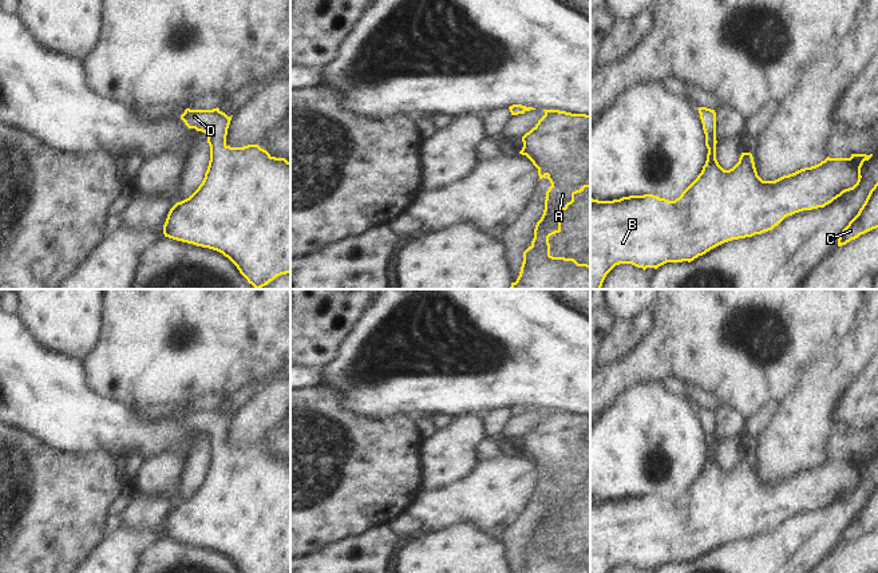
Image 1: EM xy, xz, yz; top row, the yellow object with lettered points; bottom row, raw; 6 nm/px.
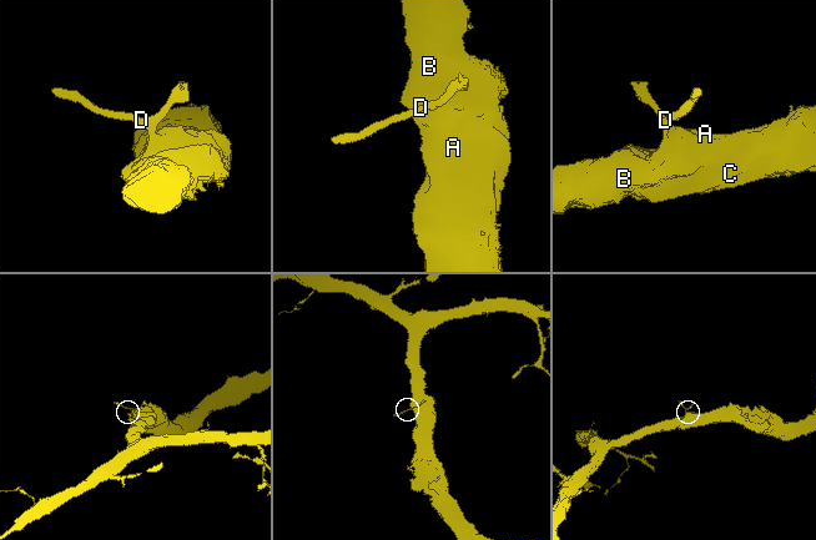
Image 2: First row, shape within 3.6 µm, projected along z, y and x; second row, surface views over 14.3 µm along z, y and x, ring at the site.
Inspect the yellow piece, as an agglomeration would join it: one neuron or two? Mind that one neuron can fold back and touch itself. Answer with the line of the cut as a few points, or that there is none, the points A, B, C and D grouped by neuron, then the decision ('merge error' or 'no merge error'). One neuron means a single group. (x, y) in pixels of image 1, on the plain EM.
cut none; groups A B C D; no merge error

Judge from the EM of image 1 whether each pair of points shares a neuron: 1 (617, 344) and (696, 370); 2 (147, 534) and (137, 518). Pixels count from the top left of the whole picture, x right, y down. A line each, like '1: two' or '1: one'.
1: two
2: two

